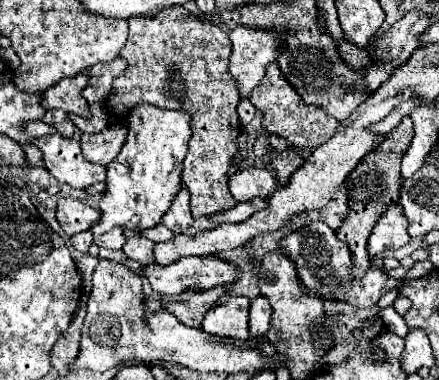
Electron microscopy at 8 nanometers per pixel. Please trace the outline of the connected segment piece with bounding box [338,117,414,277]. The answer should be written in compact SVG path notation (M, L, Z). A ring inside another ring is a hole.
M404 117L398 127L388 133L388 137L382 141L382 145L378 149L374 149L372 153L368 153L366 157L362 157L362 161L356 165L356 169L348 175L348 195L350 195L350 213L346 217L346 221L342 223L342 227L338 229L338 239L344 241L354 255L354 277L364 275L364 271L372 265L370 257L368 257L368 249L366 249L366 241L368 235L374 227L374 223L378 221L380 213L384 213L384 209L388 205L398 203L400 199L400 161L402 155L408 151L410 141L414 137L414 125L410 117Z

